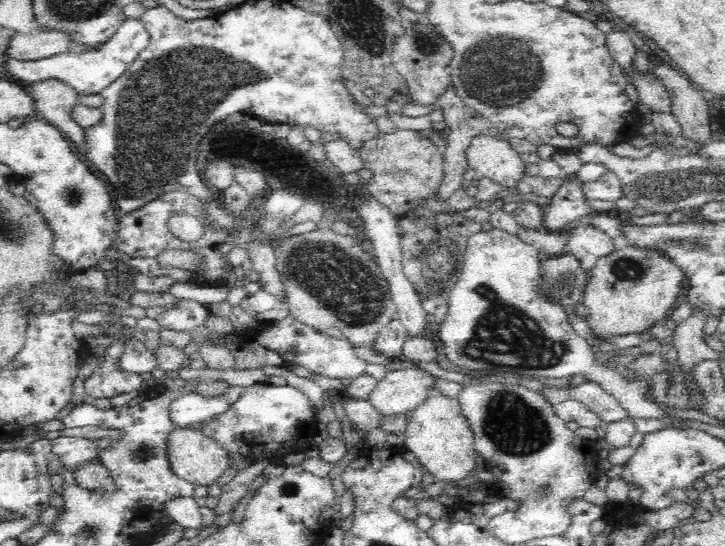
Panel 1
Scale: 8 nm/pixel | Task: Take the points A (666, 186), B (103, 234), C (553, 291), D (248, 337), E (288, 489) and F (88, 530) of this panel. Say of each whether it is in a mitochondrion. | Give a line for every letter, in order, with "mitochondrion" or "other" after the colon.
A: mitochondrion
B: other
C: mitochondrion
D: other
E: mitochondrion
F: mitochondrion

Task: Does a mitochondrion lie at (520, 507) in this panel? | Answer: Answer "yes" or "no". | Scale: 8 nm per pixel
no

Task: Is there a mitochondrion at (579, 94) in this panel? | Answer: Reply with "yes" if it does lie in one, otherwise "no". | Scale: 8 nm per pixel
no

